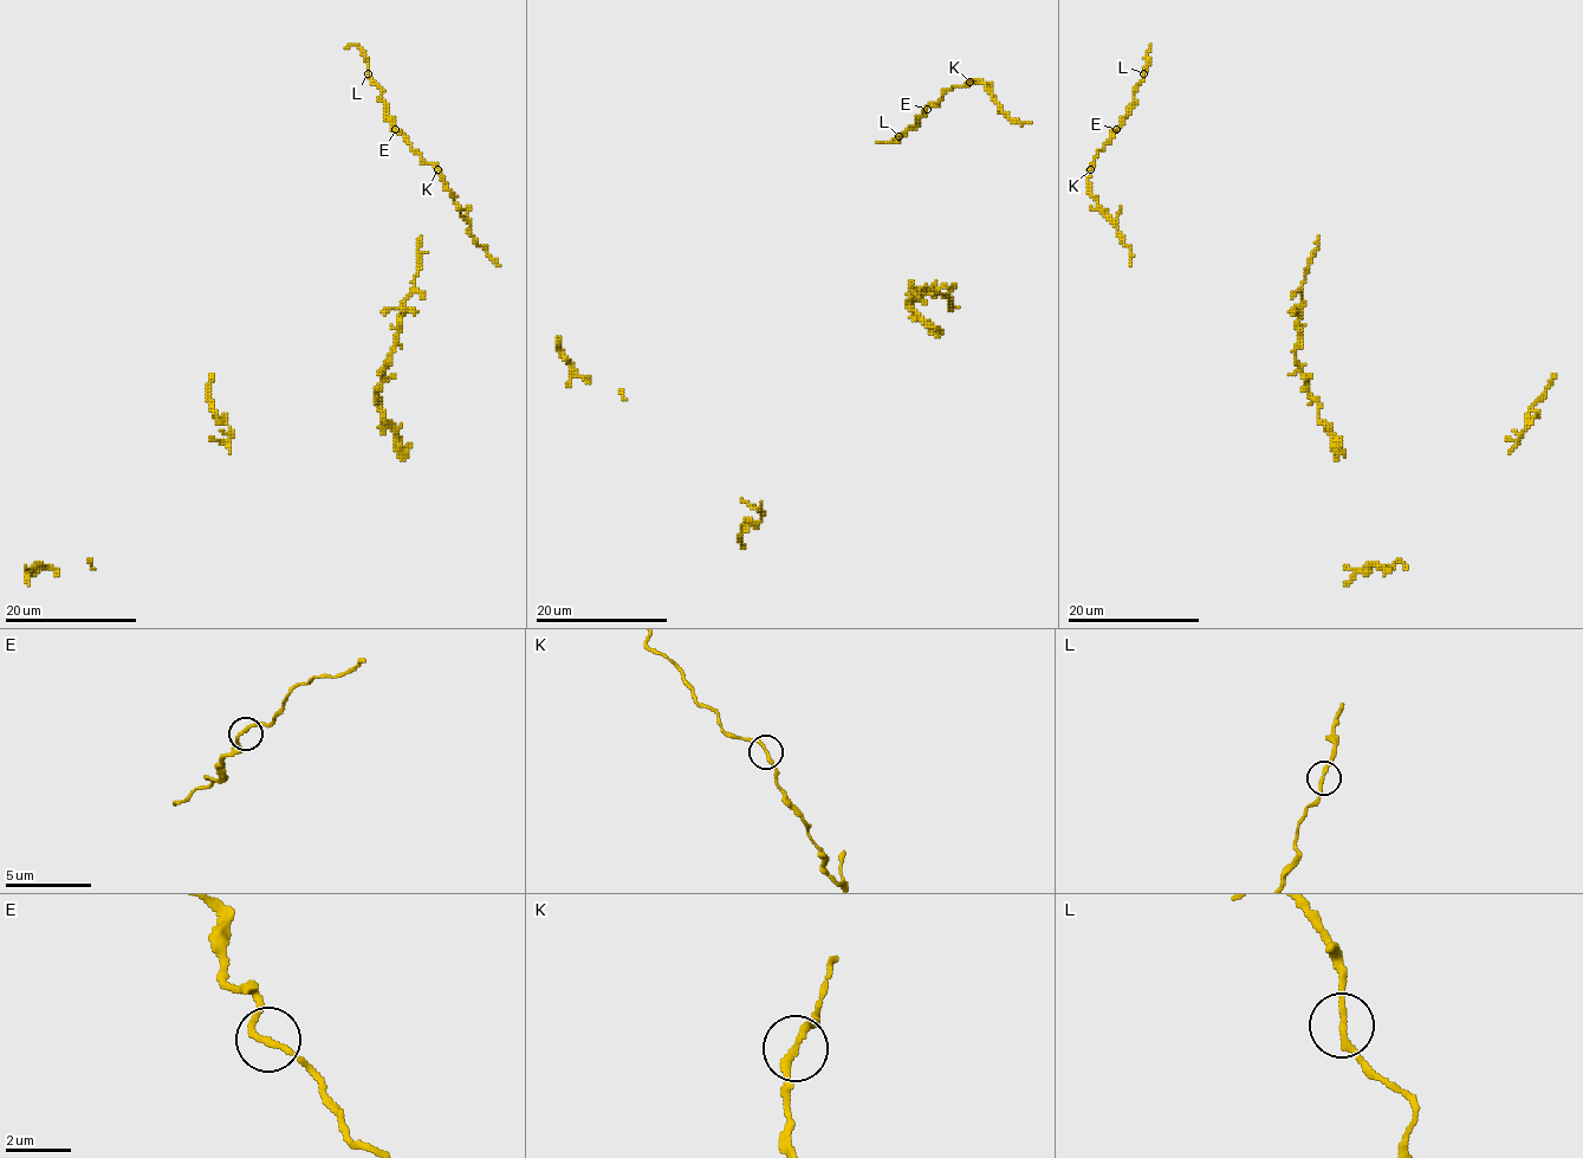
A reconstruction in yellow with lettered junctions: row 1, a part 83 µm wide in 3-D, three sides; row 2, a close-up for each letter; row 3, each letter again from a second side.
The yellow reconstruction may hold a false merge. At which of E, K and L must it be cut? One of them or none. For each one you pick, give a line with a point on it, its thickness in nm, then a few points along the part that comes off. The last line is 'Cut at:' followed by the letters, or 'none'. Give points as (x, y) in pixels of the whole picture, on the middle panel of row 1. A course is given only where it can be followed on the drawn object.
Cut at: none

